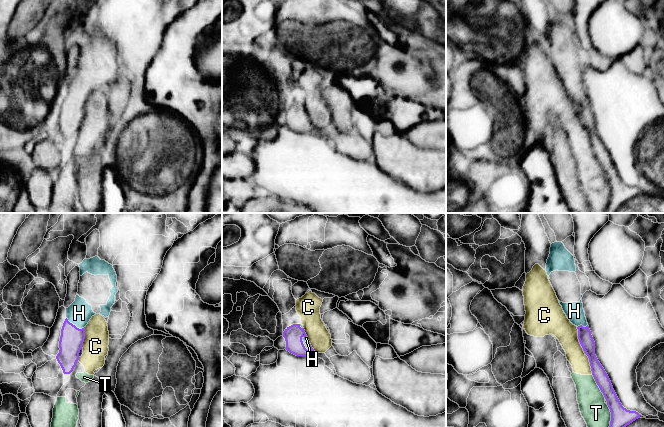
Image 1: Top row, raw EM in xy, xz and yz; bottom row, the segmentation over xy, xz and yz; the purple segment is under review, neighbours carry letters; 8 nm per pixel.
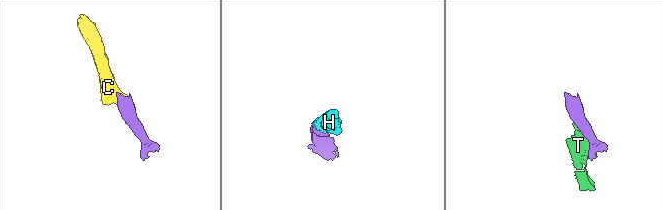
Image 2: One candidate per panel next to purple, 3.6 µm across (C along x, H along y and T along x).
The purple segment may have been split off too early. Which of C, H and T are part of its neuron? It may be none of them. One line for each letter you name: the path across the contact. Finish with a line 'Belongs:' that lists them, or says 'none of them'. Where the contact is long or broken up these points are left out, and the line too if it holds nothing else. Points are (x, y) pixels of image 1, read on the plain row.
H: way xy (71, 117), (74, 101), (79, 89)
Belongs: H

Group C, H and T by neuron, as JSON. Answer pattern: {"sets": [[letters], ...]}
{"sets": [["C", "T"], ["H"]]}

